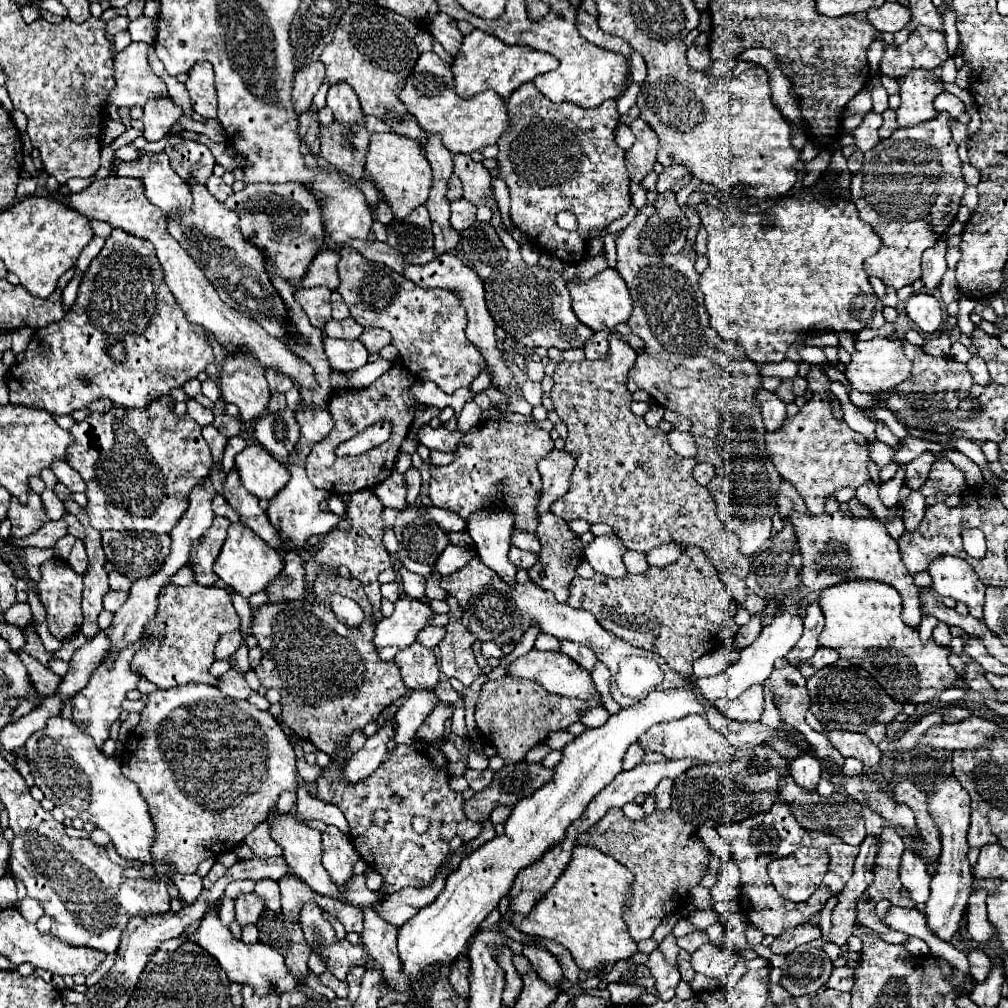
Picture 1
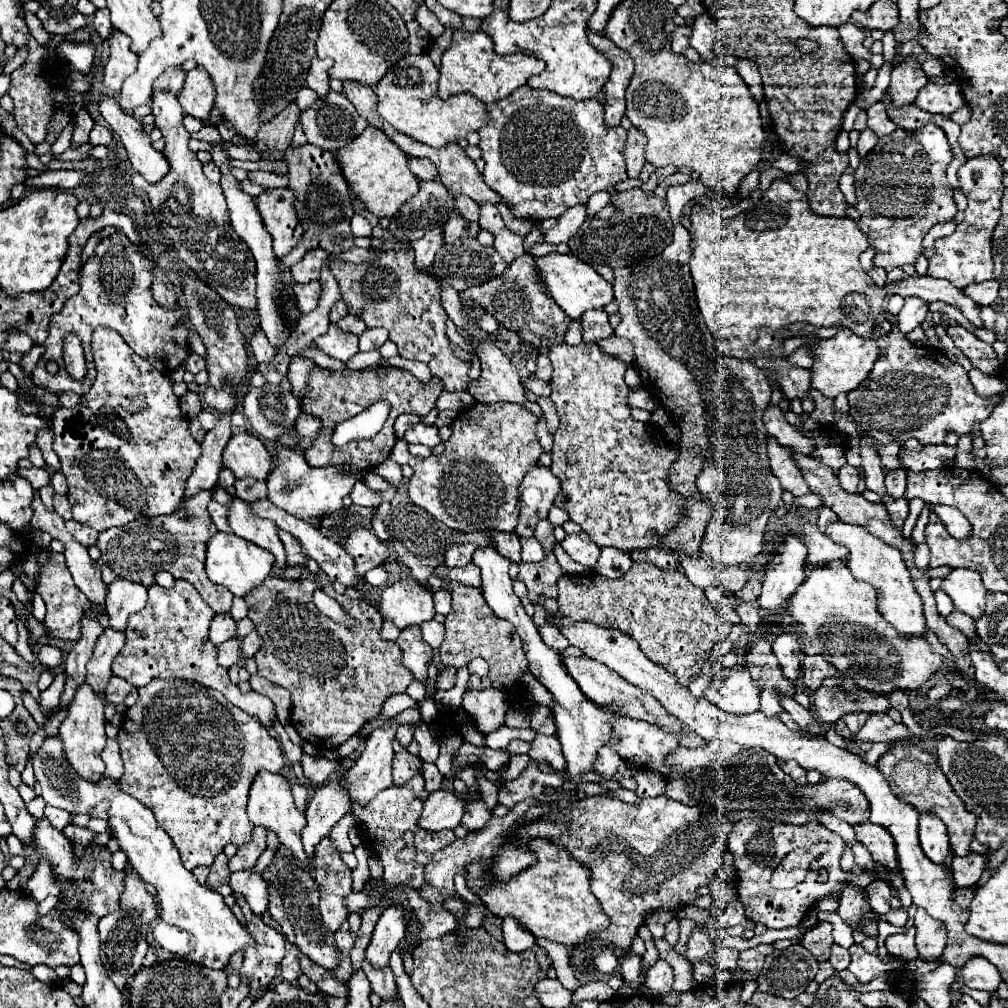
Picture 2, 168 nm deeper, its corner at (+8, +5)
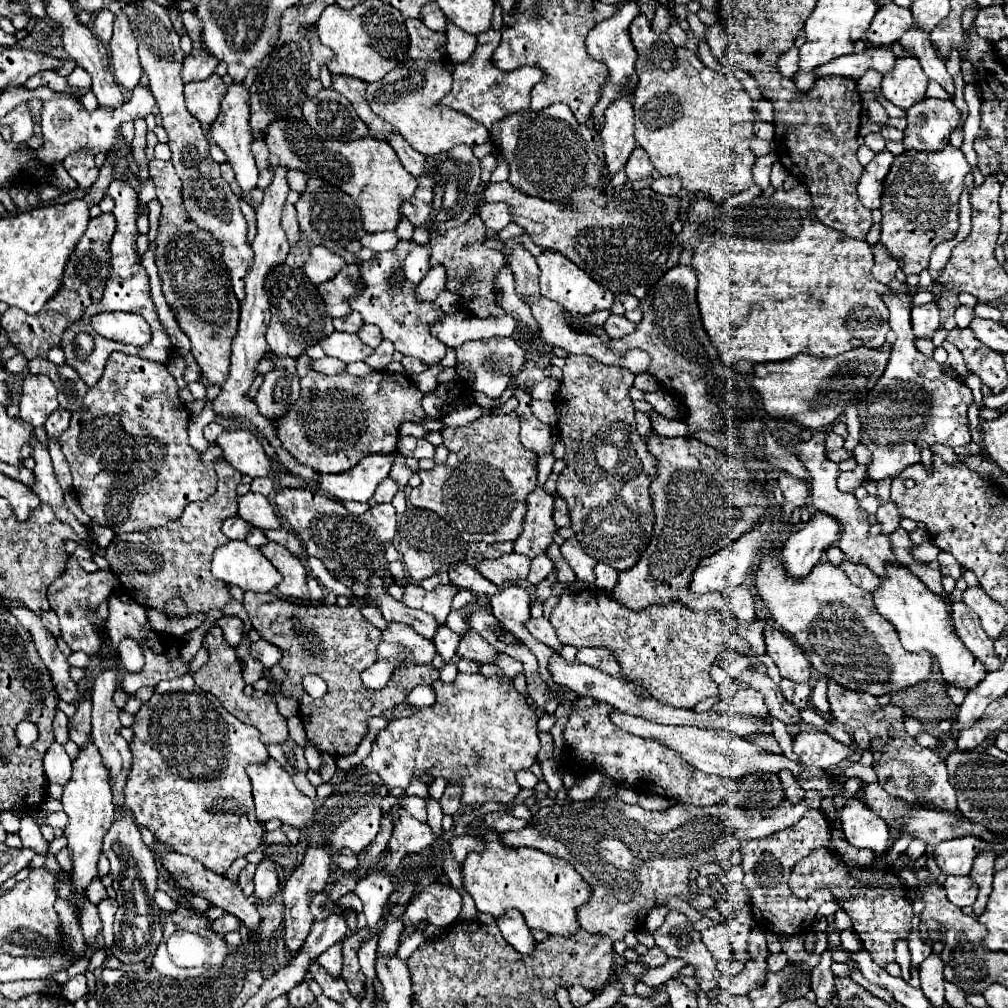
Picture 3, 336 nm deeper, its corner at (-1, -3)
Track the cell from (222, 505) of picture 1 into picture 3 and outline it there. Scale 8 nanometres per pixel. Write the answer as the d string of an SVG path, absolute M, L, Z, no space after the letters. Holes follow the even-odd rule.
M234 516L234 518L228 518L222 526L222 532L230 538L230 540L246 540L246 536L250 534L254 526L244 522L240 516Z

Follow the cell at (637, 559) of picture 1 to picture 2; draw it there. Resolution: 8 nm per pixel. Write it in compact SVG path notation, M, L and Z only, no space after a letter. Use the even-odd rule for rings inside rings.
M603 548L597 566L593 568L593 572L603 574L607 578L619 578L623 576L629 568L631 568L633 560L631 554L627 554L625 550L619 548Z

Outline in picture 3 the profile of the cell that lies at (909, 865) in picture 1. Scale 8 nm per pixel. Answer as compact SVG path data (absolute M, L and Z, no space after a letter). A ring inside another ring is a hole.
M848 798L842 814L844 836L856 848L868 848L874 854L882 854L888 846L888 826L886 822L868 810L868 806L856 798Z

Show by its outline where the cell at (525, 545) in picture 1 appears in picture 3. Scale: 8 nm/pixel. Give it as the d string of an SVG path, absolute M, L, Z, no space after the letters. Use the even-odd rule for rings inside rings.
M540 554L536 558L532 558L532 566L530 566L530 574L528 574L528 582L532 586L538 586L542 580L546 580L554 570L554 564L550 562L550 558L546 554Z

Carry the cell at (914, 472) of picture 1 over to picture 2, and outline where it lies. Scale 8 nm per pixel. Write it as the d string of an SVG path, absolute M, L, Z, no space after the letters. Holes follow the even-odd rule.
M895 468L887 474L885 478L885 488L893 498L901 498L905 494L905 486L907 486L907 468Z

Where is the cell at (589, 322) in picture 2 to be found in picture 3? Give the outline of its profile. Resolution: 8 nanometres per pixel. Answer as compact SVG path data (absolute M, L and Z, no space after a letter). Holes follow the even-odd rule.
M610 316L604 324L604 330L610 338L624 338L626 334L632 334L636 330L636 324L630 322L626 316Z

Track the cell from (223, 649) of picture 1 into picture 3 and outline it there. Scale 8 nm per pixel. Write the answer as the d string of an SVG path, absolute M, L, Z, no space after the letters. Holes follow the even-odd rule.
M222 616L216 624L222 628L224 640L226 640L230 646L238 646L238 642L242 640L242 634L244 634L244 624L242 624L242 620L236 618L236 616Z

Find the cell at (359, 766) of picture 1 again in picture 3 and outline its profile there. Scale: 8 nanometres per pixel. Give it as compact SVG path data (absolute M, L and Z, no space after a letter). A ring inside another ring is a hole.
M308 848L306 856L304 856L304 862L290 874L290 878L284 884L284 906L286 906L286 910L284 910L284 942L286 942L284 960L286 962L292 958L292 954L296 954L300 950L300 946L304 944L304 940L306 940L306 936L310 932L314 916L310 914L308 906L310 906L312 894L324 892L328 874L330 874L330 854L328 854L328 850L324 850L324 848Z

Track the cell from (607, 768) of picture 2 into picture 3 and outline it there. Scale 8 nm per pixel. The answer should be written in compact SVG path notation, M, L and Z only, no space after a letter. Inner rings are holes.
M592 772L592 774L588 774L586 778L582 778L578 786L566 790L566 794L568 794L568 798L574 800L574 802L576 802L576 800L588 800L588 798L592 798L592 796L600 790L602 782L604 782L604 776Z

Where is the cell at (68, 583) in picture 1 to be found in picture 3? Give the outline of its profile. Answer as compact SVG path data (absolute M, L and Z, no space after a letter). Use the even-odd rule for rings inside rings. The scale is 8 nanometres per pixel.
M74 556L68 558L68 566L64 576L56 578L52 582L52 586L48 588L48 600L52 610L58 614L60 618L60 628L62 628L62 638L64 642L72 648L72 650L82 650L90 656L96 656L100 652L100 644L102 638L98 634L98 630L88 622L88 614L94 612L100 602L108 600L108 596L112 594L112 590L118 586L116 576L110 570L98 570L94 574L88 574L80 568L80 564L76 562Z

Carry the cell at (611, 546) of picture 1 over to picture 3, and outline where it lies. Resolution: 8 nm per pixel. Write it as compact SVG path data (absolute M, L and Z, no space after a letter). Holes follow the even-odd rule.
M568 538L568 540L560 546L560 552L562 552L564 560L570 564L570 568L574 570L576 580L582 580L582 582L586 582L586 584L592 588L592 586L594 586L592 568L596 566L596 560L590 558L590 556L580 548L580 544L576 542L576 538Z

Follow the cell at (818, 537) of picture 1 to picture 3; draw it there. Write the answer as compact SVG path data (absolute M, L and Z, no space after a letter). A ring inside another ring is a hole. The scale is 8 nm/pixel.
M888 566L888 576L880 578L880 590L876 590L874 594L874 604L878 612L894 624L904 650L926 650L938 660L942 680L946 684L970 690L984 680L986 668L980 660L976 660L976 656L964 646L964 642L956 634L956 628L950 622L948 604L938 594L930 592L928 586L920 578L916 578L906 566Z

